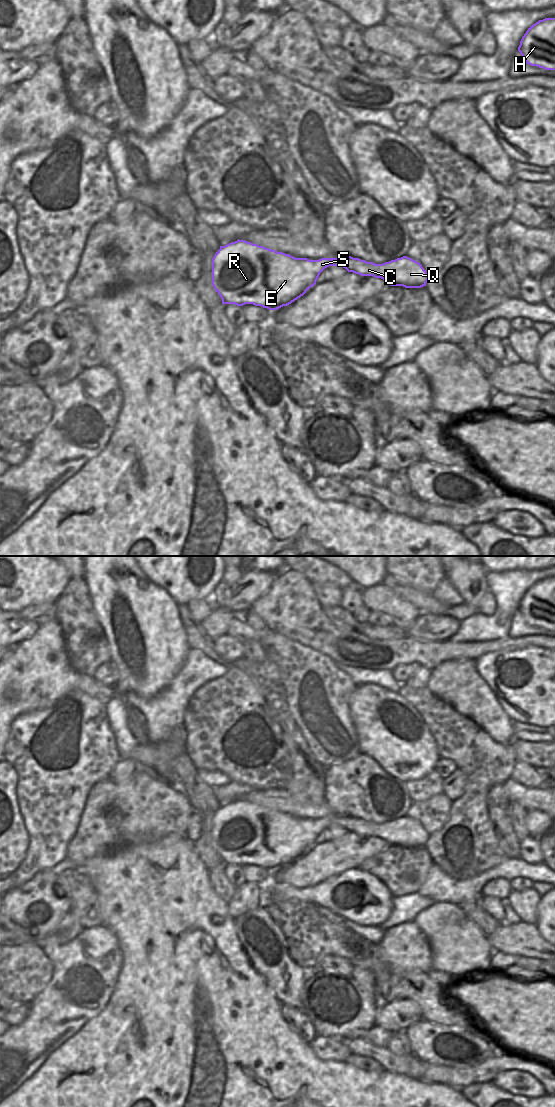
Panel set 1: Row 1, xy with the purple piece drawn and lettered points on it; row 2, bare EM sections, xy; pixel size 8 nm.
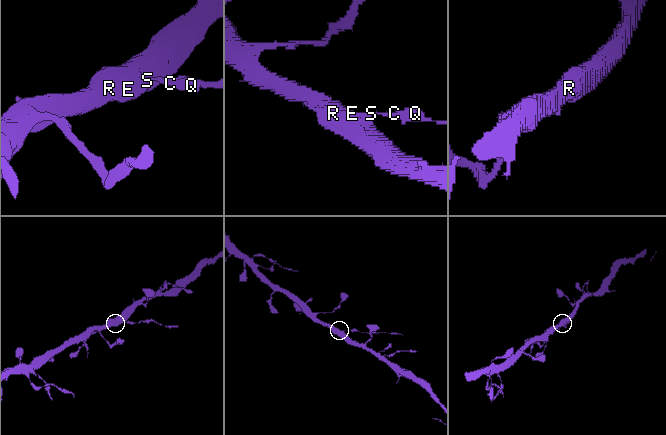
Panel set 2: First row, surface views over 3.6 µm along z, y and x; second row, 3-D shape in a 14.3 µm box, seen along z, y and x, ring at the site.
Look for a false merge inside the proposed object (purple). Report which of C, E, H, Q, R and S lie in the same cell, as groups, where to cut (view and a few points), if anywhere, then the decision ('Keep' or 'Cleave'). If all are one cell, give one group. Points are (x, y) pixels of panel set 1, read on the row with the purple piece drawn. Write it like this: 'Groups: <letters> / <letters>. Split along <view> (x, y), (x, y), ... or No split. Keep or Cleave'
Groups: C Q / E H R S. Split along xy (330, 259), (332, 265). Cleave

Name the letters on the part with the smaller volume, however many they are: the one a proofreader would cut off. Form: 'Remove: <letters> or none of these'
Remove: C, Q

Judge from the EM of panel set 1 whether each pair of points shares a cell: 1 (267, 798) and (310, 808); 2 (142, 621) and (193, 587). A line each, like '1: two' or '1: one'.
1: one
2: two

